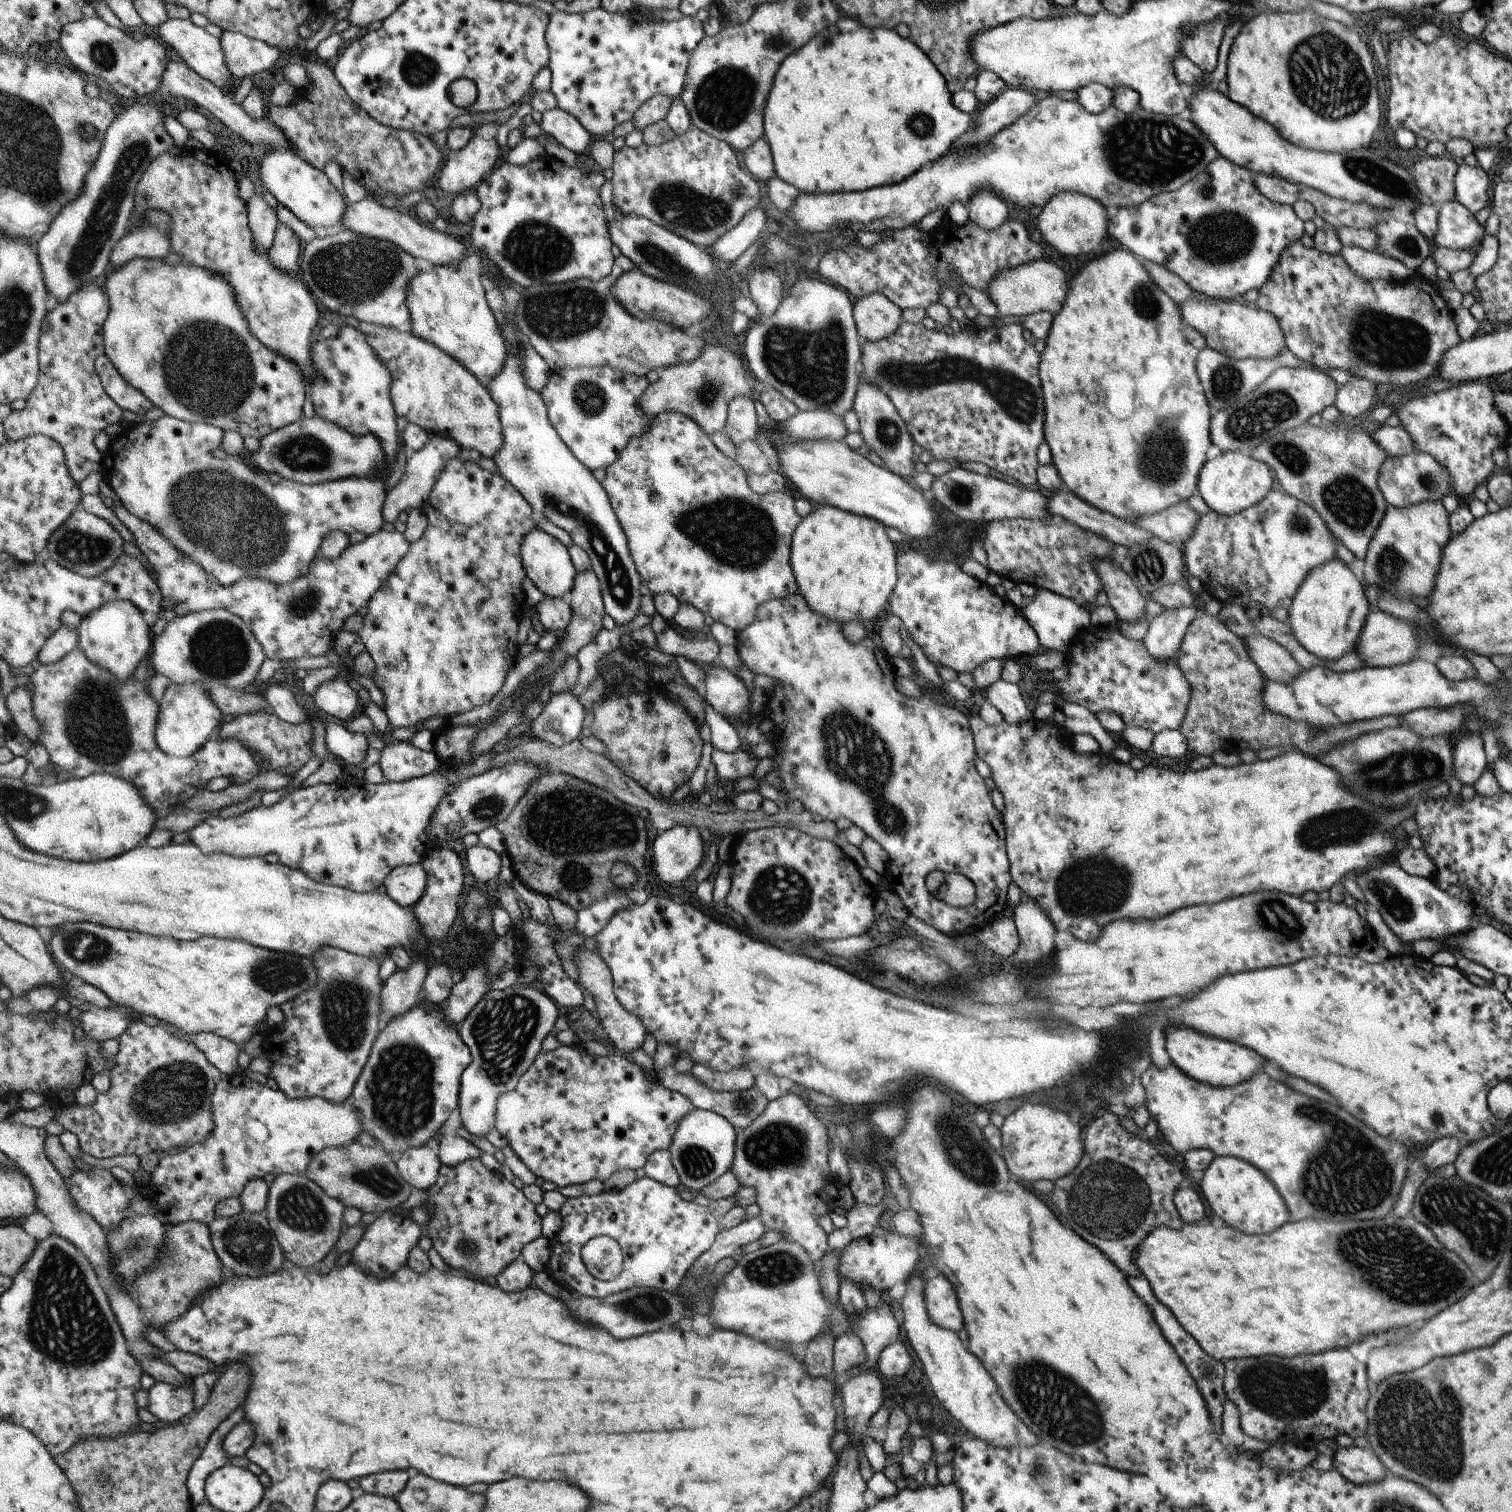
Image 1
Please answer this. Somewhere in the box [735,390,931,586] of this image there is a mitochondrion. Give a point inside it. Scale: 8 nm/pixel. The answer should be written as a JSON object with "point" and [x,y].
{"point":[889,433]}

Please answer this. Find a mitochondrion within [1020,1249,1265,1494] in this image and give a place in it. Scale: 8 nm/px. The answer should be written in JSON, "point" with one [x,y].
{"point":[1039,1470]}

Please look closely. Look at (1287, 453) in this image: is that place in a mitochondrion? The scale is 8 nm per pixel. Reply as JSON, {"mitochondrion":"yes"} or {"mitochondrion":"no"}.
{"mitochondrion":"yes"}

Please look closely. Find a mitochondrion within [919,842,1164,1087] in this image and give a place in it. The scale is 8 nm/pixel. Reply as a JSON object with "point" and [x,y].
{"point":[1099,888]}

